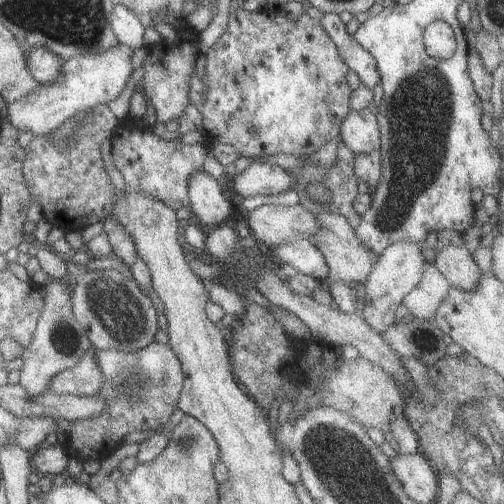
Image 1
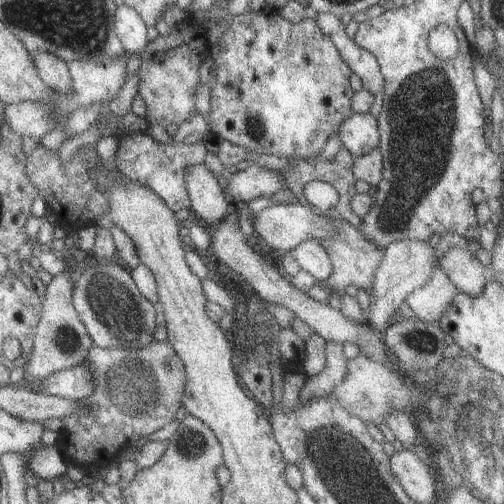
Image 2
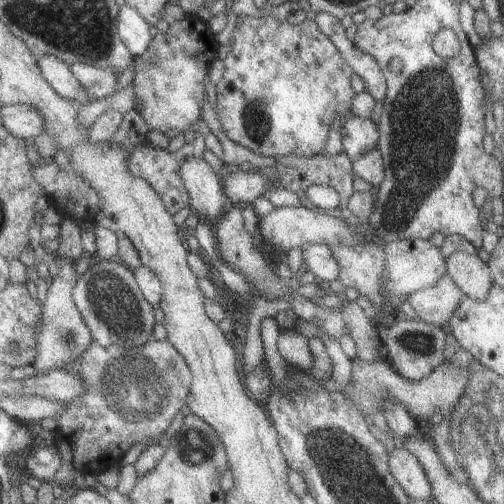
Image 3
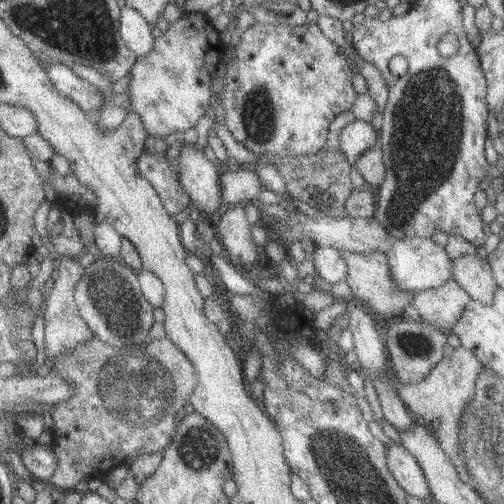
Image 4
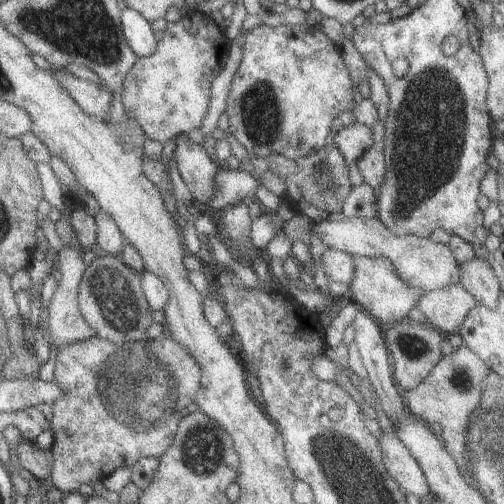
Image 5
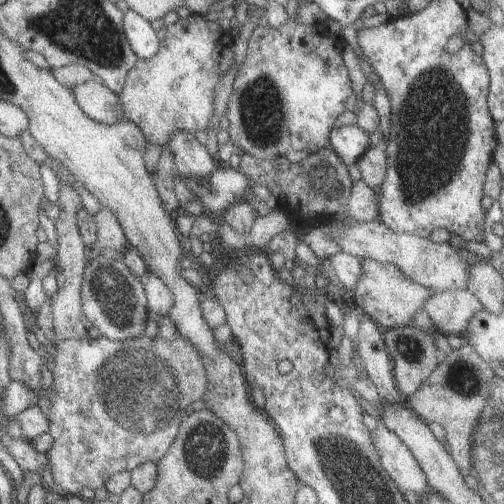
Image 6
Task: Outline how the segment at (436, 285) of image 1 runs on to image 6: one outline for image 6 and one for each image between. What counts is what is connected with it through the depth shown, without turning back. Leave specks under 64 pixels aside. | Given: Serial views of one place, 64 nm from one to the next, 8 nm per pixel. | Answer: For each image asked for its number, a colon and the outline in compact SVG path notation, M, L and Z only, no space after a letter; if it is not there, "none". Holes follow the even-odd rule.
2: M433 268L429 280L405 296L405 304L411 308L417 320L421 322L437 322L447 304L455 298L459 290L449 282L445 272L441 268Z
3: M443 274L433 286L409 294L407 302L415 310L415 318L441 328L457 310L461 298L463 292L453 284L447 274Z
4: M449 278L437 288L413 294L411 306L419 312L421 322L427 322L441 332L449 332L469 300L471 298L467 296L467 292L461 290L461 286L457 286L453 278Z
5: M459 284L423 292L415 304L415 308L425 316L425 322L445 336L455 334L473 306L477 306L477 300Z
6: M443 290L433 292L423 302L421 310L425 310L425 314L429 316L437 334L461 336L461 332L469 324L469 318L477 310L483 310L483 306L467 290Z

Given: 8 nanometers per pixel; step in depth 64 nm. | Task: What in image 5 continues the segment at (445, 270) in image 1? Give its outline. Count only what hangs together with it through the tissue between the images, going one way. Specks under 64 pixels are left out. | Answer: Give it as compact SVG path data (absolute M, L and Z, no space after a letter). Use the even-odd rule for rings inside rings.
M471 258L461 262L459 266L459 286L465 288L465 292L469 292L477 304L495 310L497 298L499 298L499 278L491 272L491 266L487 260L481 258Z

